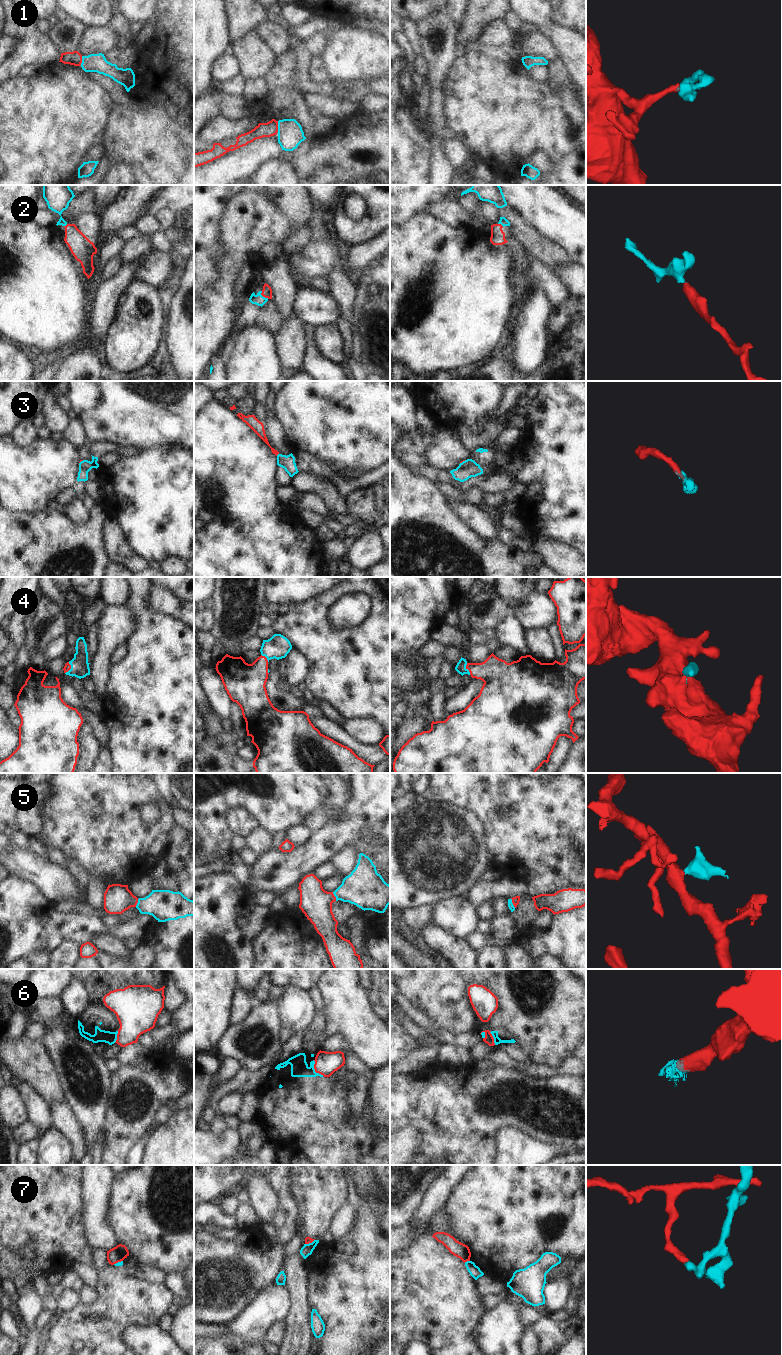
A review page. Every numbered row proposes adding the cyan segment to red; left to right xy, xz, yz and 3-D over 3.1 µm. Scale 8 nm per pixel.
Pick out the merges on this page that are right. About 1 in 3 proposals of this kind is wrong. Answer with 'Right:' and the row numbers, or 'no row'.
Right: 1, 2, 3, 4, 5.

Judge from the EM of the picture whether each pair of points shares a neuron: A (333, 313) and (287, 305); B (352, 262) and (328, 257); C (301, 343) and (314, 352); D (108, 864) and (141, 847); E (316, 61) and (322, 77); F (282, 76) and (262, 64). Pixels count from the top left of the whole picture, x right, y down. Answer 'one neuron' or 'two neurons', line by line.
A: two neurons
B: two neurons
C: two neurons
D: one neuron
E: one neuron
F: two neurons

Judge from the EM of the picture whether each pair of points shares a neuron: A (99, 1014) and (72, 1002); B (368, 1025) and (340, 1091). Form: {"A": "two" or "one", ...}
{"A": "two", "B": "two"}

